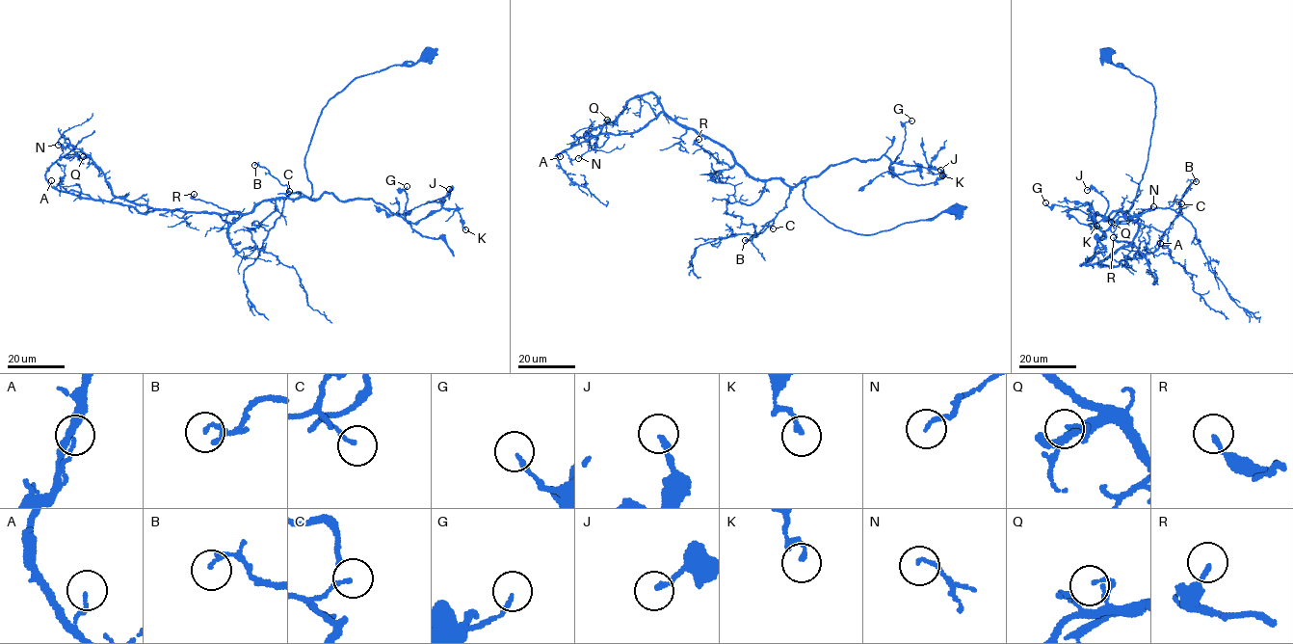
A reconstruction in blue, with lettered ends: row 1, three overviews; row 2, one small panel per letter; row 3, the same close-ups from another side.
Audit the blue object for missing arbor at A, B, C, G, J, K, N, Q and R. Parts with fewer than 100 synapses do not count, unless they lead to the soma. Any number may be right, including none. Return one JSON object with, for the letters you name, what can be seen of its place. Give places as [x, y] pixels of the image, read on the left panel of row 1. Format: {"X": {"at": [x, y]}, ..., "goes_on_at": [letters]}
{"goes_on_at": []}

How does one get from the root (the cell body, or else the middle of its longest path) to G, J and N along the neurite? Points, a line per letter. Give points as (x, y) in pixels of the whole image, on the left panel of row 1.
G: (427, 53), (351, 81), (324, 108), (304, 158), (313, 199), (327, 192), (371, 199), (406, 221), (407, 186)
J: (427, 53), (356, 77), (329, 101), (304, 168), (312, 199), (371, 199), (406, 221), (449, 189)
N: (427, 53), (356, 77), (329, 101), (304, 157), (309, 197), (244, 214), (135, 204), (89, 156), (58, 145)

